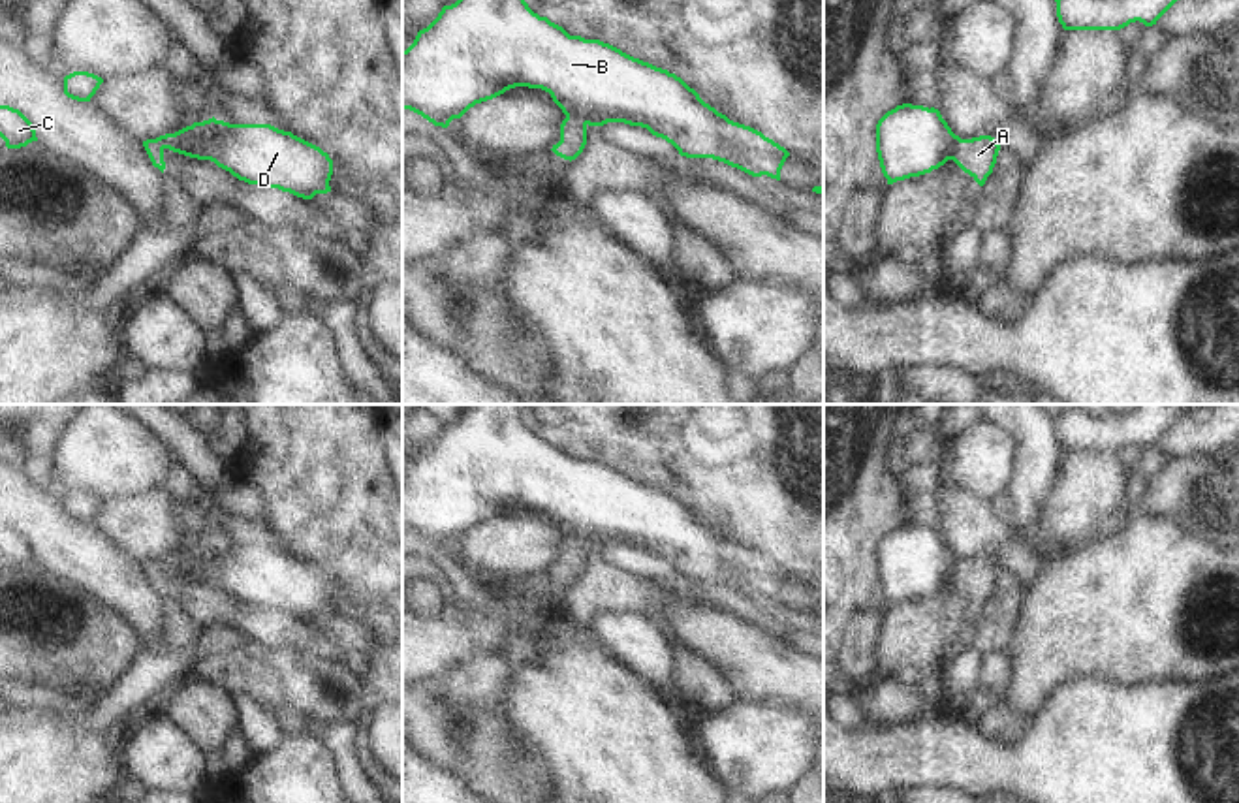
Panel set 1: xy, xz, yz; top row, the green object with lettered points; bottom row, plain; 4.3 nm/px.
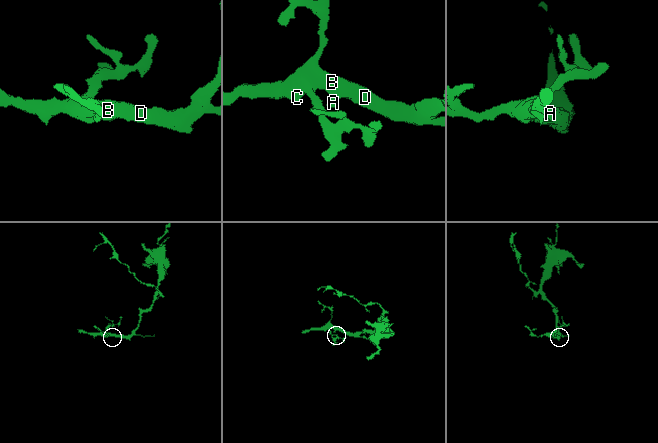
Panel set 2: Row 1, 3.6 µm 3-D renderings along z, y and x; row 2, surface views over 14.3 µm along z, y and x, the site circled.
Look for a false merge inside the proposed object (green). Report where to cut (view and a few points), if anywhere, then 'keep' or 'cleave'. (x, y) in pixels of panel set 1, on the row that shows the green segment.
xz (566, 115), (587, 123) | cleave

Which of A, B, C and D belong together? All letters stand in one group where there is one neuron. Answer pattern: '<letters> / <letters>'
A / B C D

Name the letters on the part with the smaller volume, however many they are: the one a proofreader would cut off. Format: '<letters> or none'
A

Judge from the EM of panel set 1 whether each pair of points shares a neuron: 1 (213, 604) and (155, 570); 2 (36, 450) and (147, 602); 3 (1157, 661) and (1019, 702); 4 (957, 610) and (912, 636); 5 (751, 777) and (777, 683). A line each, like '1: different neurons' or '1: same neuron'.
1: same neuron
2: different neurons
3: same neuron
4: same neuron
5: different neurons

